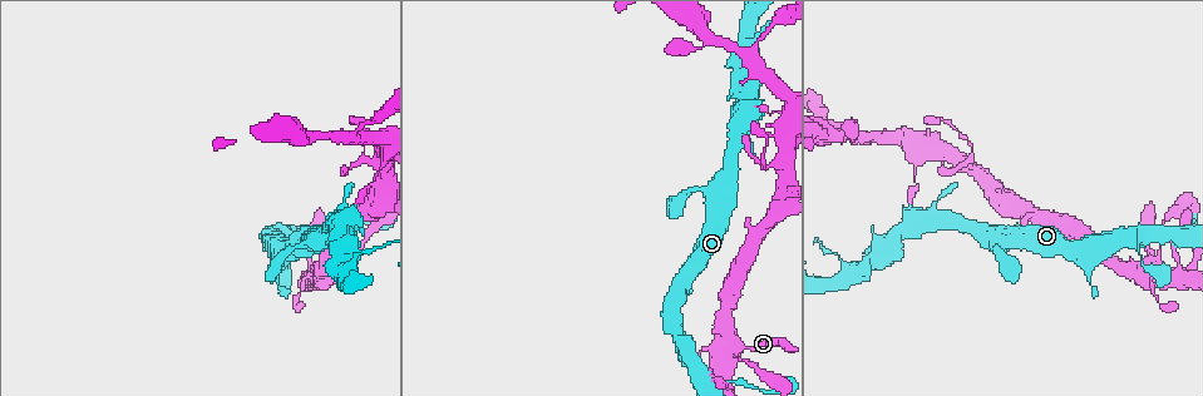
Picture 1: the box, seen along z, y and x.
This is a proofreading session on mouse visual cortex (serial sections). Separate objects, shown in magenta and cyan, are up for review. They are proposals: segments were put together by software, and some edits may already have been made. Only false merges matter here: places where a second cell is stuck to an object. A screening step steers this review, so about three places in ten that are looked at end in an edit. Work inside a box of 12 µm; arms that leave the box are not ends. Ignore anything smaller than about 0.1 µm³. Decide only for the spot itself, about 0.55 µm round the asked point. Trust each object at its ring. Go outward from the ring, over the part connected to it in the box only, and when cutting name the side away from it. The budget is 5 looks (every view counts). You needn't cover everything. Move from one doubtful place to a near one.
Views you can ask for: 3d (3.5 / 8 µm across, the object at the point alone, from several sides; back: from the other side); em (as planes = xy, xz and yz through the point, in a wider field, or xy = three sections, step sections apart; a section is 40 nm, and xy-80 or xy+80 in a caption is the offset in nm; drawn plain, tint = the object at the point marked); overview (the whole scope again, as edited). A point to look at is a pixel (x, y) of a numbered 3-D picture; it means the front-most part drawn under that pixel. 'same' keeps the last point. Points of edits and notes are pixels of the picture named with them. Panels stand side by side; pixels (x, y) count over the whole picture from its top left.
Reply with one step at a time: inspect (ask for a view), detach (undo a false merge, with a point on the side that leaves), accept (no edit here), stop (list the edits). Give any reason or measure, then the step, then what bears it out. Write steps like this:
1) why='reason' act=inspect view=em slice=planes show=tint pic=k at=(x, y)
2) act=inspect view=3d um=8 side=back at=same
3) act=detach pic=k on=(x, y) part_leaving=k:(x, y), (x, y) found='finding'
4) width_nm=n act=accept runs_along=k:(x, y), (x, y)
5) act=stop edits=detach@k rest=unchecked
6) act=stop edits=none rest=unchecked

why='abrupt turn' act=inspect view=3d um=3.5 pic=1 at=(732, 347)

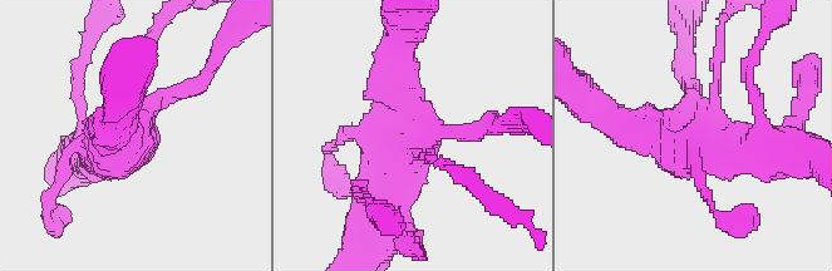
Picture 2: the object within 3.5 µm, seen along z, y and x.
act=inspect view=em slice=planes show=tint pic=2 at=(418, 138)

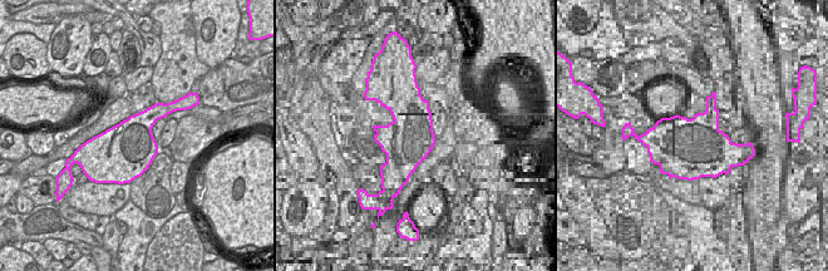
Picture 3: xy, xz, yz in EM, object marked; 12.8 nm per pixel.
act=accept runs_along=2:(481, 131), (419, 137), (380, 201) found='continuous, no second cell'

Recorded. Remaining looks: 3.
why='sharp bend' act=inspect view=3d um=3.5 pic=1 at=(363, 156)

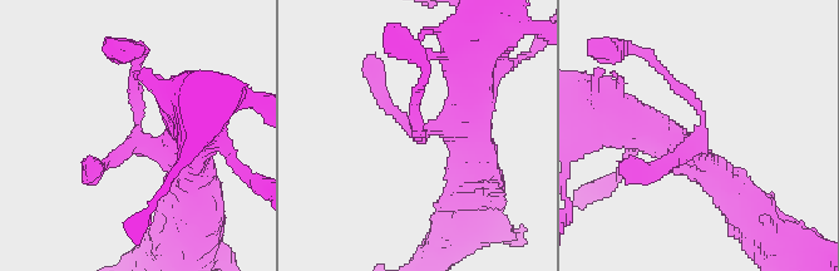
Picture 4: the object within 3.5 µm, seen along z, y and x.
act=inspect view=em slice=xy step=3 show=tint pic=4 at=(140, 136)

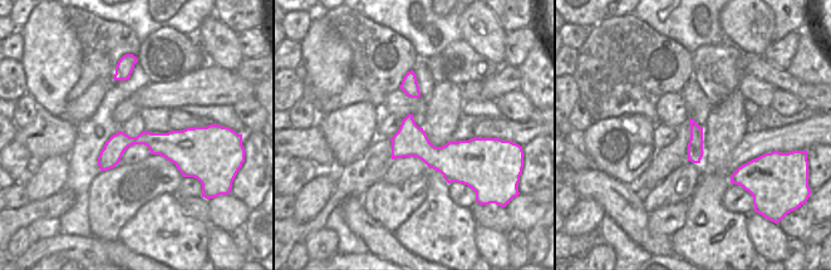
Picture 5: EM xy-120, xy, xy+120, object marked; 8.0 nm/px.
width_nm=260 act=accept runs_along=5:(197, 129), (186, 141), (123, 141), (101, 162) found='one cell here'

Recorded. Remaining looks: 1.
act=stop edits=none rest=unchecked

